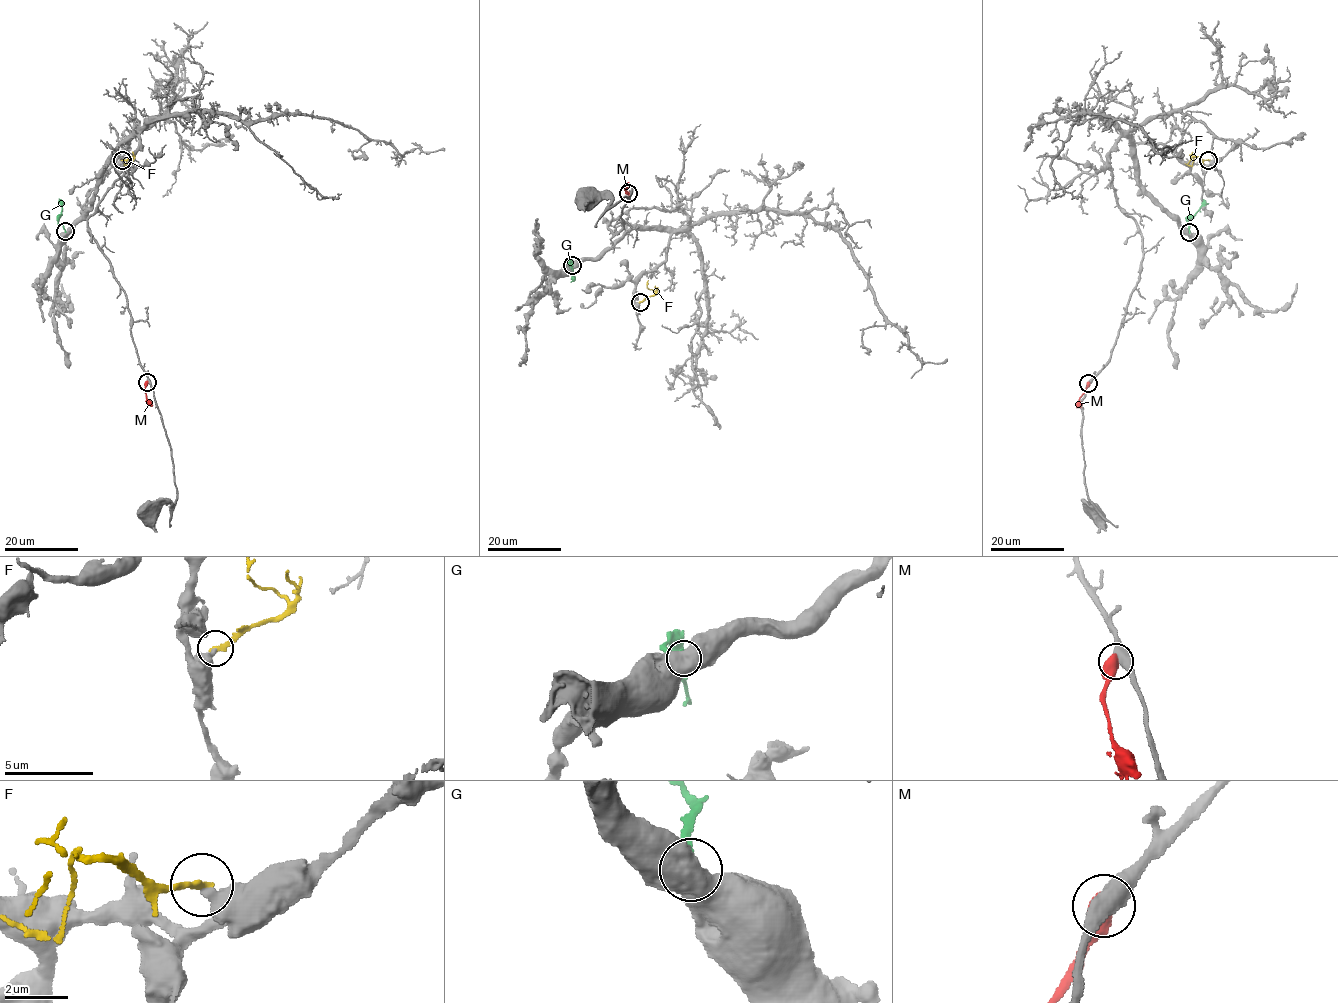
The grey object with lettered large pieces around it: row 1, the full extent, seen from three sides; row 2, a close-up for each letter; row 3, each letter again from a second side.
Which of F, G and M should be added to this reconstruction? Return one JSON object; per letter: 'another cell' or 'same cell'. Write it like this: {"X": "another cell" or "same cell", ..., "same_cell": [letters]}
{"F": "another cell", "G": "another cell", "M": "another cell", "same_cell": []}

